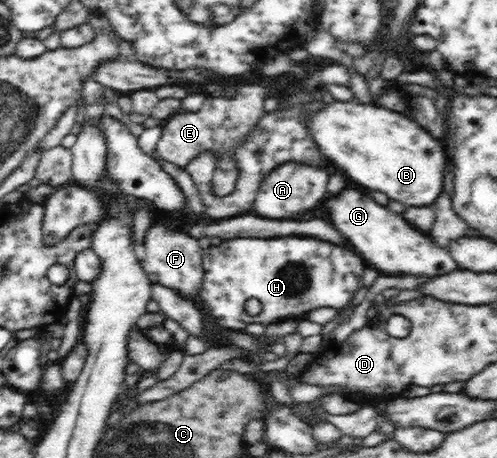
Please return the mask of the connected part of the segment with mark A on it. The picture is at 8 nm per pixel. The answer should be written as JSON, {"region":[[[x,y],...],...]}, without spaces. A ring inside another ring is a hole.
{"region":[[[288,160],[278,164],[259,183],[260,187],[254,201],[254,211],[260,217],[268,219],[290,219],[300,215],[302,211],[308,211],[320,203],[325,196],[328,183],[332,175],[324,167],[314,166],[312,163],[296,162]]]}

